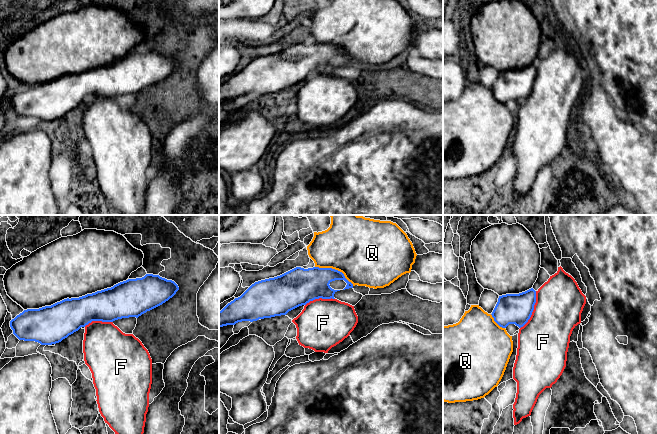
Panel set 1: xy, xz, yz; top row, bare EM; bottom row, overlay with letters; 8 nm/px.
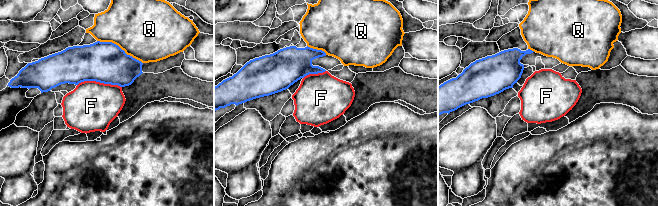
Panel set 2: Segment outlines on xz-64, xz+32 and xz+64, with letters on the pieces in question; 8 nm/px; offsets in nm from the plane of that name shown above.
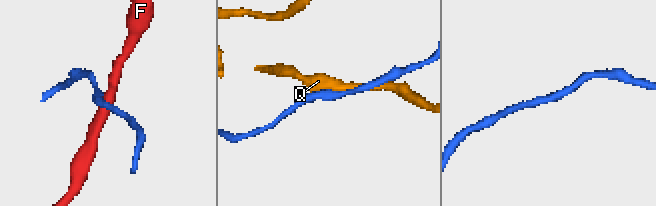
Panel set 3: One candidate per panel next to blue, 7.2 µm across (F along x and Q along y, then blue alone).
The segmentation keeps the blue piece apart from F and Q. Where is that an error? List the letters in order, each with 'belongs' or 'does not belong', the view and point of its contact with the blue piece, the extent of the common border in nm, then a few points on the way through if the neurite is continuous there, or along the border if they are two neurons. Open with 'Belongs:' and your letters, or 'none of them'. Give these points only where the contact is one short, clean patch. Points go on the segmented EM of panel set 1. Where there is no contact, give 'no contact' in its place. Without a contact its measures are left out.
Belongs: none of them
F: does not belong | yz (533, 309) | 340 nm | along yz (536, 291), (536, 302), (532, 314), (520, 328)
Q: does not belong | xz (334, 269) | 340 nm

